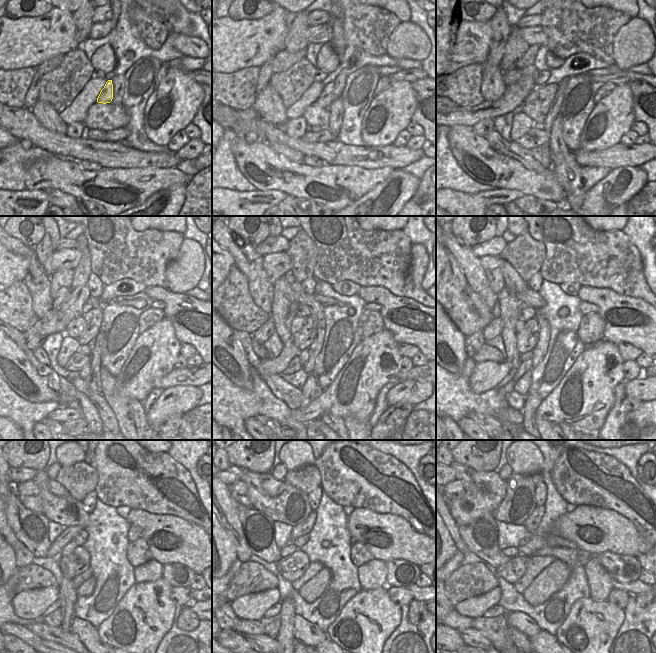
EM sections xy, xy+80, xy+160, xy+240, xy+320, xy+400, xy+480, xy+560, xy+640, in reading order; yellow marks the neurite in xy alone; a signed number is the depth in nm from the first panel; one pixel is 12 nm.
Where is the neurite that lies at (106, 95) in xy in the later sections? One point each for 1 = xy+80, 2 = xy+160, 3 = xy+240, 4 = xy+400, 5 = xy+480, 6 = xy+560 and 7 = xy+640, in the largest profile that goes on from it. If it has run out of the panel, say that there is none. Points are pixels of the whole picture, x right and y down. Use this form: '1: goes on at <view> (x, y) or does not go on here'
1: goes on at xy+80 (325, 99)
2: goes on at xy+160 (547, 92)
3: goes on at xy+240 (93, 319)
4: goes on at xy+400 (527, 338)
5: goes on at xy+480 (76, 563)
6: goes on at xy+560 (292, 567)
7: goes on at xy+640 (511, 571)

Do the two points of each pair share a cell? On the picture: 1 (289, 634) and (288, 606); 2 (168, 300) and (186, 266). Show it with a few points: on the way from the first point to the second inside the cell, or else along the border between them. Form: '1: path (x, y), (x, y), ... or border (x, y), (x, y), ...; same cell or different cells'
1: path (288, 627), (288, 613); same cell
2: border (167, 289), (173, 292), (186, 293); different cells

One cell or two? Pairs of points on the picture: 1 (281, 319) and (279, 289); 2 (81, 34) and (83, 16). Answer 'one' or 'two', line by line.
1: one
2: one

